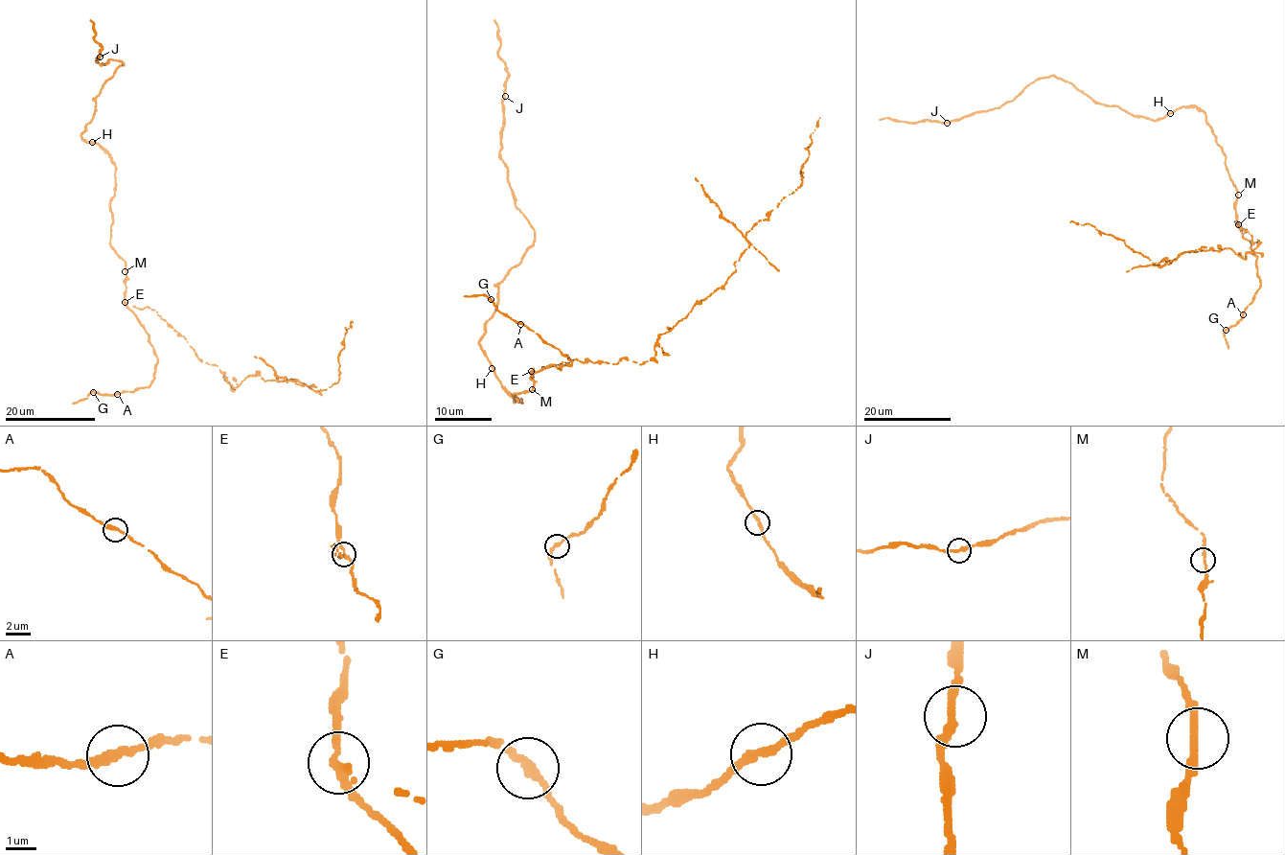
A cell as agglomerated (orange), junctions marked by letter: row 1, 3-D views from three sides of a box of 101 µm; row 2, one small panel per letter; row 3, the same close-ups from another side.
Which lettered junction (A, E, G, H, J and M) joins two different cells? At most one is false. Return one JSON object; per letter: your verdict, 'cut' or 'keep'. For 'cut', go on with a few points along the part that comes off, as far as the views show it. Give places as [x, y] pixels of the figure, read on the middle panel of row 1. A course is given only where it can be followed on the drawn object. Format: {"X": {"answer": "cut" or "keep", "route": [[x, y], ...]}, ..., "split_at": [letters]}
{"A": {"answer": "keep"}, "E": {"answer": "cut", "route": [[532, 372], [655, 354], [658, 335], [722, 287], [745, 237], [800, 186], [819, 117]]}, "G": {"answer": "keep"}, "H": {"answer": "keep"}, "J": {"answer": "keep"}, "M": {"answer": "keep"}, "split_at": ["E"]}

